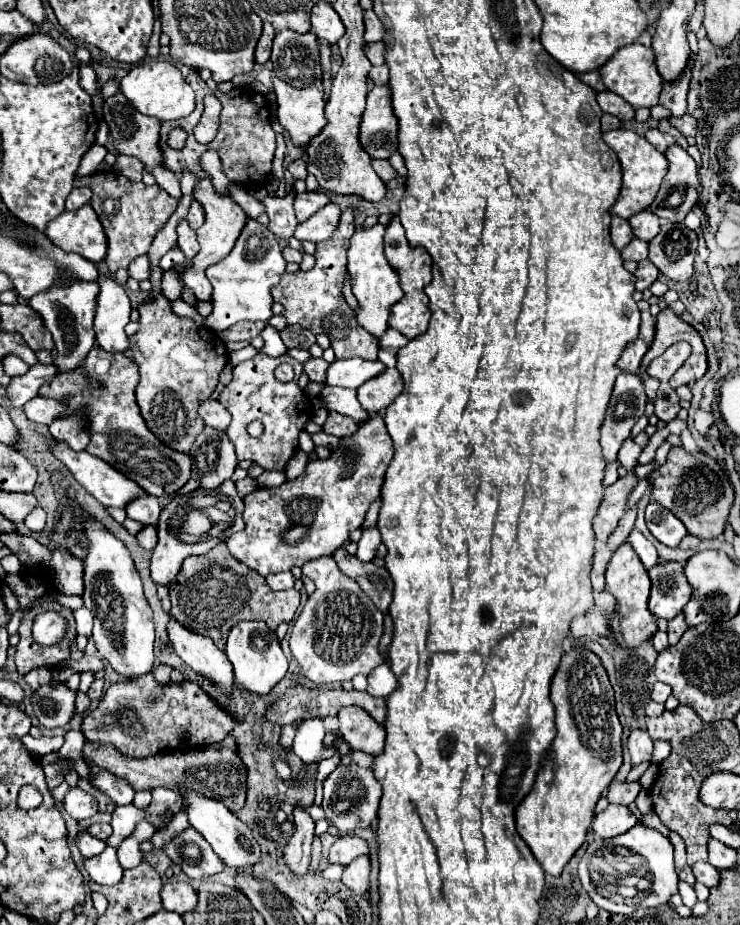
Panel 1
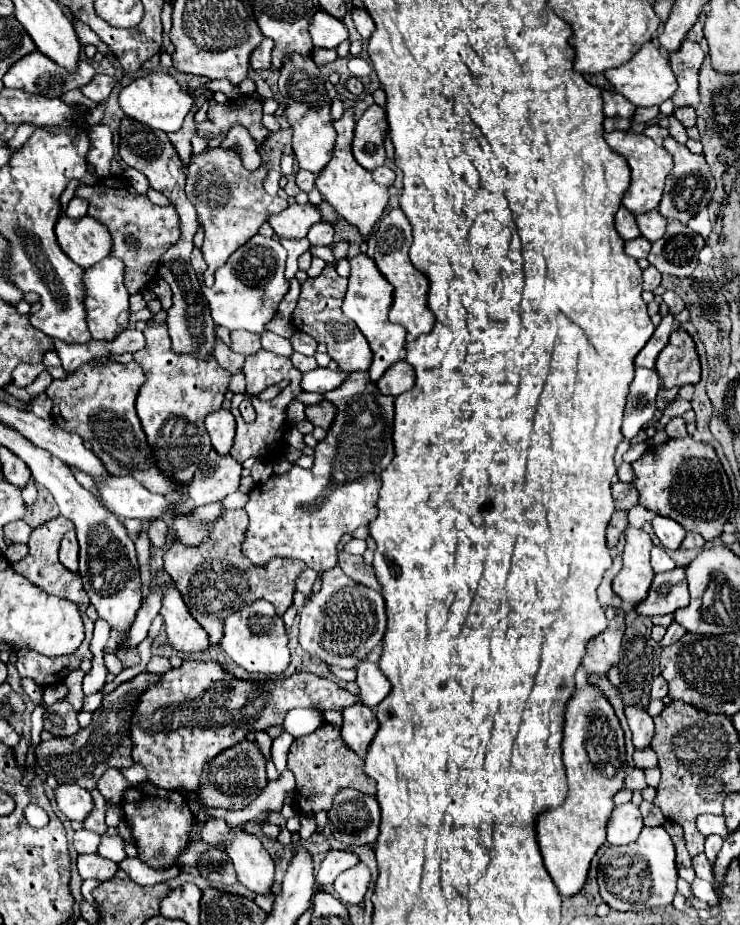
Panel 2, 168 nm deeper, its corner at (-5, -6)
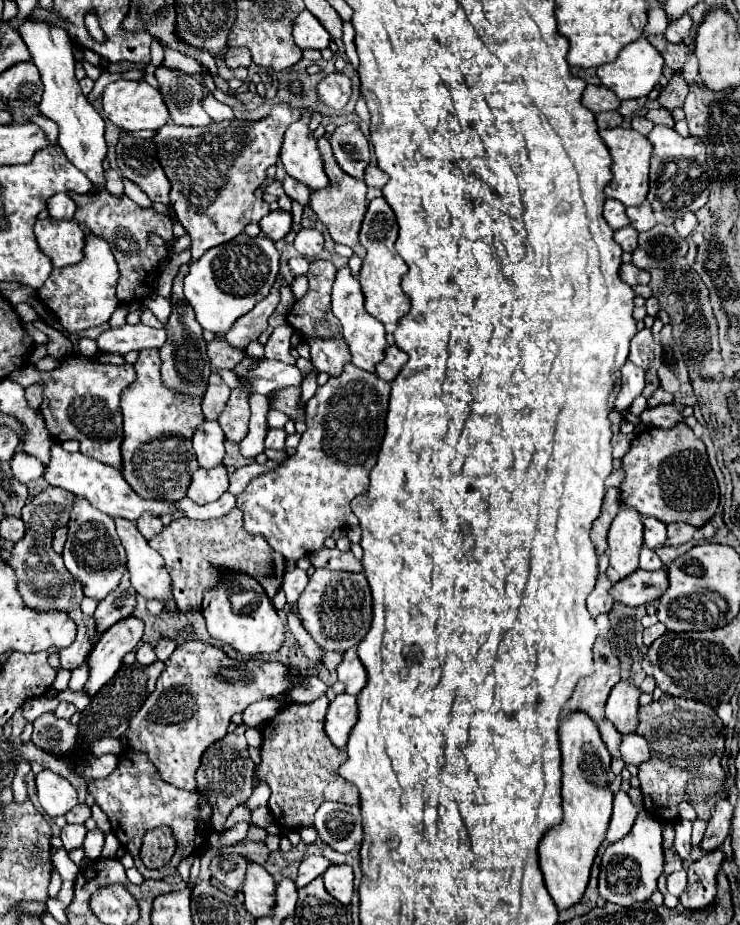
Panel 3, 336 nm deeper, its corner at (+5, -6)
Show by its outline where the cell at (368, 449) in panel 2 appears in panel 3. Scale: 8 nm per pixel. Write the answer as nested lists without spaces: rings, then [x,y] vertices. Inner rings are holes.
[[[347,363],[339,377],[331,377],[323,387],[319,387],[317,393],[305,403],[307,431],[301,435],[295,455],[291,455],[275,471],[251,479],[247,489],[237,495],[237,507],[243,511],[245,529],[253,535],[263,535],[285,559],[297,561],[299,557],[321,549],[333,529],[345,529],[359,523],[349,503],[353,497],[367,491],[369,471],[377,461],[377,451],[385,435],[387,403],[389,383],[379,379],[375,373],[355,367],[353,363]]]

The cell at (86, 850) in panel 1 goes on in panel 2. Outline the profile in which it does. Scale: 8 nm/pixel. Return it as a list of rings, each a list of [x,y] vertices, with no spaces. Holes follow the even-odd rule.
[[[81,829],[81,831],[75,831],[73,835],[73,845],[77,849],[79,855],[83,853],[97,853],[97,847],[99,847],[99,837],[87,829]]]

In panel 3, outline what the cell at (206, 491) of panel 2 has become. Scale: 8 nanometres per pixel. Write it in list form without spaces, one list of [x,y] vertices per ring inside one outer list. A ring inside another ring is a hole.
[[[217,465],[211,471],[197,469],[189,485],[187,497],[193,499],[197,505],[205,505],[217,501],[227,491],[227,487],[229,487],[229,475],[223,465]]]

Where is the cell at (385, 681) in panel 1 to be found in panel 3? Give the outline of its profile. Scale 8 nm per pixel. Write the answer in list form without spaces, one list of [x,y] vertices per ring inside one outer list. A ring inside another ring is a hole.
[[[353,647],[345,651],[343,661],[337,665],[337,675],[339,681],[345,685],[345,693],[349,695],[357,695],[357,691],[361,691],[361,687],[365,685],[365,667],[361,665]]]

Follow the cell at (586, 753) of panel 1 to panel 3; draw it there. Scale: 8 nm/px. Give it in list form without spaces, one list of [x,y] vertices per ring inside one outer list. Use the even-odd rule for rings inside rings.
[[[569,715],[569,719],[563,719],[559,727],[559,741],[563,755],[561,769],[565,817],[559,827],[549,829],[541,839],[539,863],[547,891],[555,905],[559,909],[569,909],[581,901],[589,883],[593,859],[605,839],[613,809],[613,793],[609,785],[615,775],[611,771],[611,755],[601,741],[597,725],[593,719],[587,719],[587,715]]]

